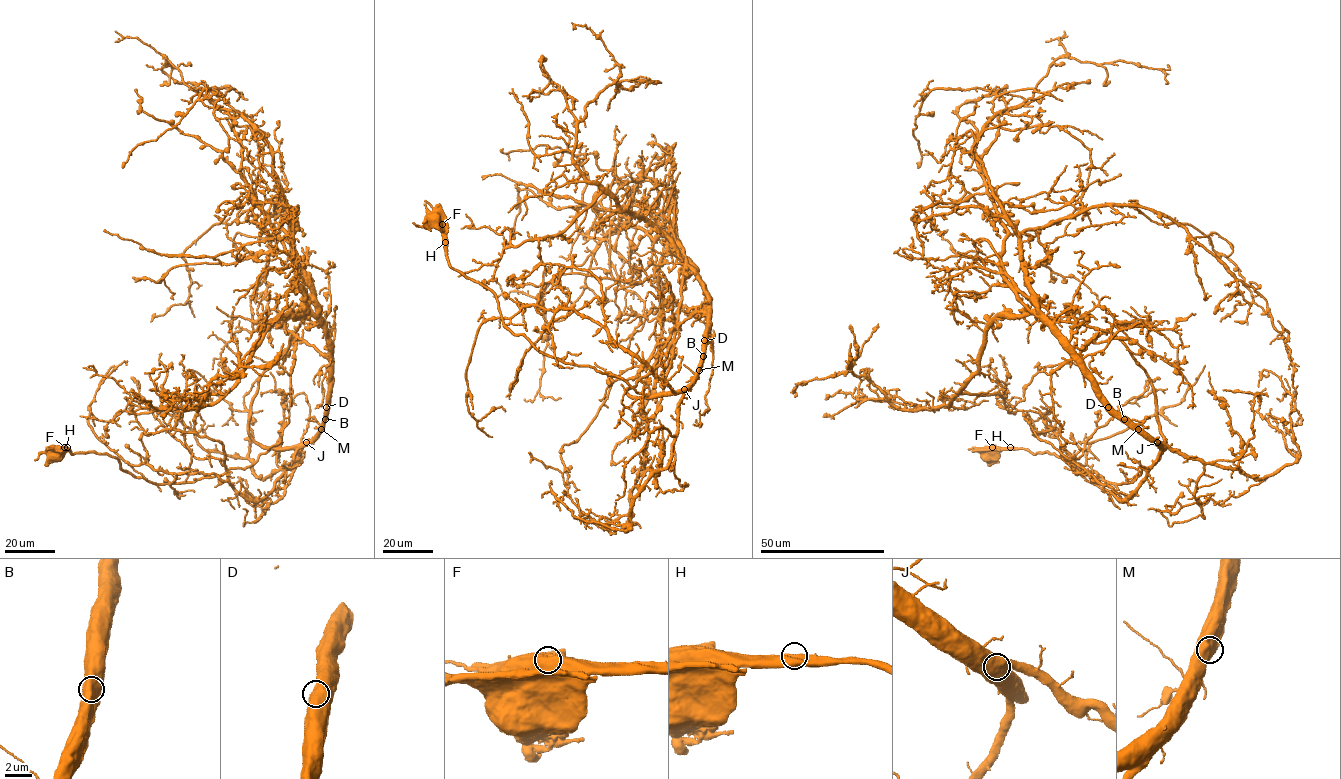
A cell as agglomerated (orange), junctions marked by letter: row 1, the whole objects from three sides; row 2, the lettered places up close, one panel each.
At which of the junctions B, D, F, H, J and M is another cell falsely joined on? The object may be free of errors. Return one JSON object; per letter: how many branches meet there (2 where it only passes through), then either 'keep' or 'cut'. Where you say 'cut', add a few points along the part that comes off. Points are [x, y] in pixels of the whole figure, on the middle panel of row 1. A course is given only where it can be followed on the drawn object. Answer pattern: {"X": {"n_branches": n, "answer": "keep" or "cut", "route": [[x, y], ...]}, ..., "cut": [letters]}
{"B": {"n_branches": 1, "answer": "keep"}, "D": {"n_branches": 1, "answer": "keep"}, "F": {"n_branches": 1, "answer": "keep"}, "H": {"n_branches": 1, "answer": "keep"}, "J": {"n_branches": 1, "answer": "keep"}, "M": {"n_branches": 1, "answer": "keep"}, "cut": []}

